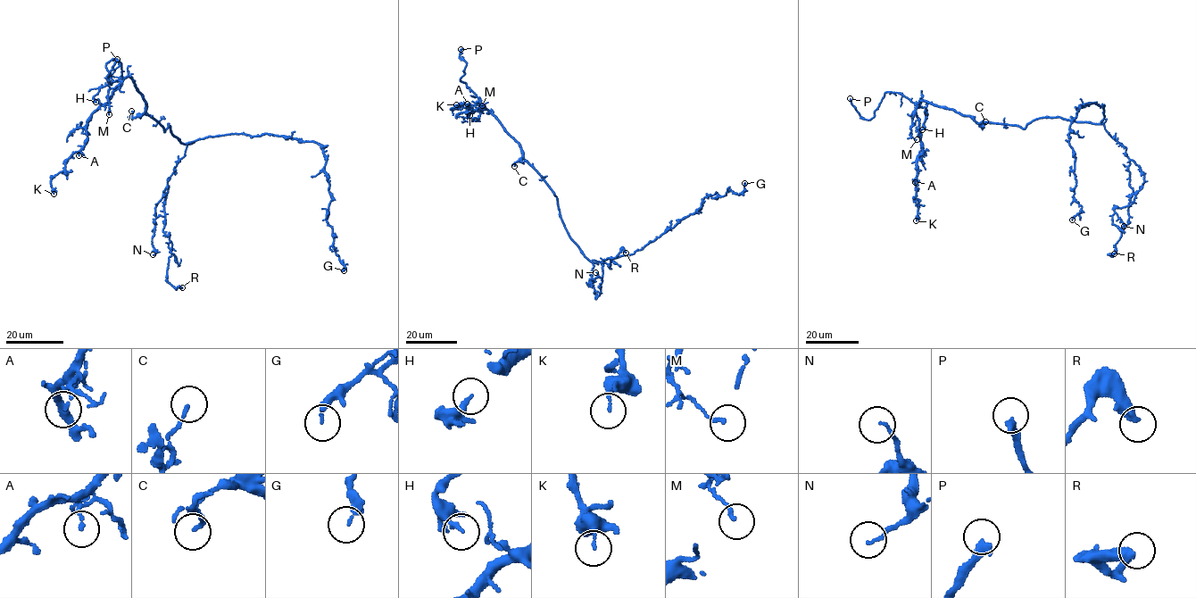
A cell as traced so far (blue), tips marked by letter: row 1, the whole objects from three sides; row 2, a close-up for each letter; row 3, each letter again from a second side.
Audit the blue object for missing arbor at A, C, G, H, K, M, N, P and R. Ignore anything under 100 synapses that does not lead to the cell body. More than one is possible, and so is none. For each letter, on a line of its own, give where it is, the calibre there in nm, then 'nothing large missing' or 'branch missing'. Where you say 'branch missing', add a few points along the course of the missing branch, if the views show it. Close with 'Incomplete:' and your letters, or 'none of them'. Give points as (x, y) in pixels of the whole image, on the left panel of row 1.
A: (78, 155) | 120 nm | nothing large missing
C: (131, 111) | 160 nm | nothing large missing
G: (344, 270) | 200 nm | nothing large missing
H: (95, 102) | 200 nm | nothing large missing
K: (53, 194) | 190 nm | nothing large missing
M: (109, 114) | 140 nm | nothing large missing
N: (153, 254) | 100 nm | nothing large missing
P: (117, 59) | 340 nm | branch missing | (117, 59), (150, 16), (150, 3)
R: (182, 287) | 400 nm | nothing large missing
Incomplete: P

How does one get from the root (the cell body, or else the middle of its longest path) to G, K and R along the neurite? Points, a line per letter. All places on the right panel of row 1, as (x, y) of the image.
G: (1067, 120), (1101, 123), (1105, 105), (1080, 104), (1070, 126), (1074, 196), (1082, 206), (1072, 220)
K: (1067, 120), (1042, 117), (1024, 128), (977, 123), (920, 102), (915, 113), (923, 149), (914, 180), (916, 220)
R: (1067, 120), (1103, 125), (1143, 176), (1133, 202), (1114, 209), (1124, 224), (1116, 251), (1110, 254), (1114, 253)

